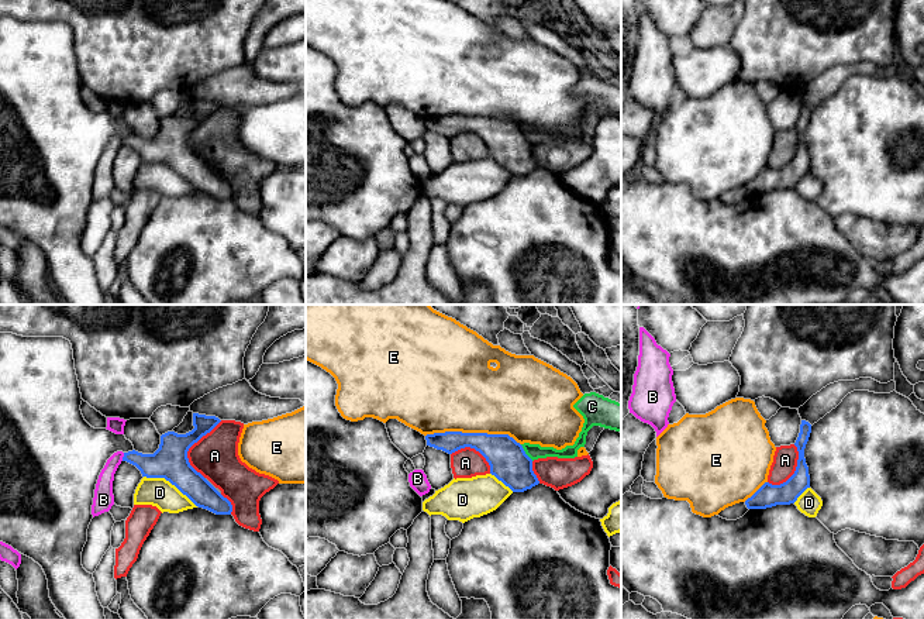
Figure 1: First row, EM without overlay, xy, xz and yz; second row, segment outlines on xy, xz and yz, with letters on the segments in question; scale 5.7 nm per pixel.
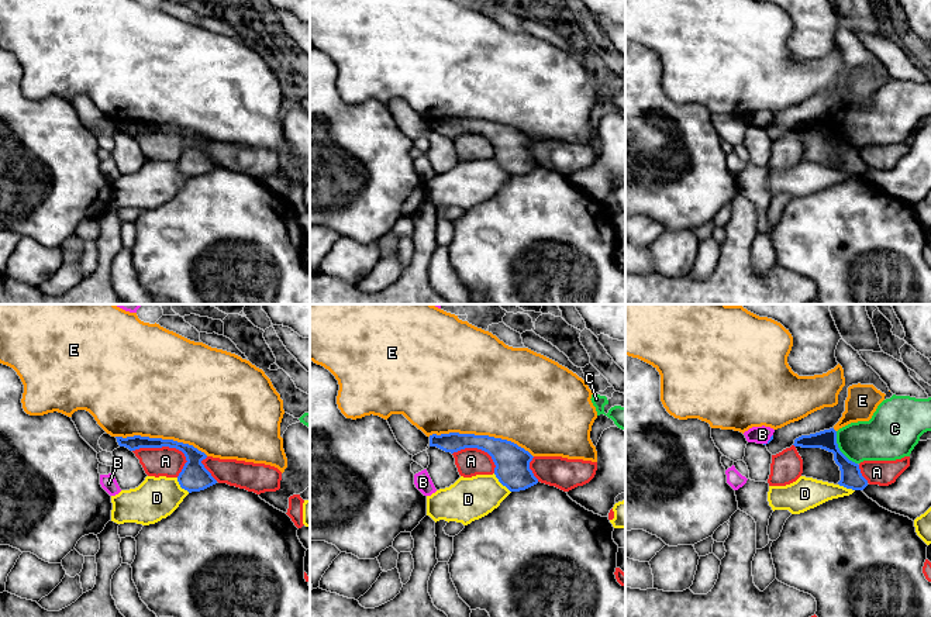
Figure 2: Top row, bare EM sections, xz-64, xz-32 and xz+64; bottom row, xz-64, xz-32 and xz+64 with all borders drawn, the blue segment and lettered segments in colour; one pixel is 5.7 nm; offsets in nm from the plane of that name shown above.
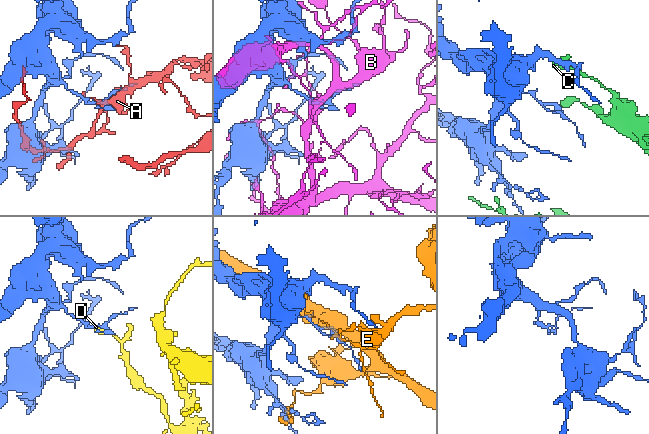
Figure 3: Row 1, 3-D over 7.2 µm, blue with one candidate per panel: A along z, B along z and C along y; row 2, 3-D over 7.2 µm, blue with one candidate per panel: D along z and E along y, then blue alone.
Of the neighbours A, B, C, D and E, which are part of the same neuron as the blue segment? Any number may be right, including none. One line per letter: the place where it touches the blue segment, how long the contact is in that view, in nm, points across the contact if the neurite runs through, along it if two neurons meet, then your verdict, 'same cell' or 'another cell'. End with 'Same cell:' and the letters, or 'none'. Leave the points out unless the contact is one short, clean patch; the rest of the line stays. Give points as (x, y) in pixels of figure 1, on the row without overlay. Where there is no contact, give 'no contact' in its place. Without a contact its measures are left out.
A: contact xy (190, 130); length 340 nm; another cell
B: contact xy (123, 141); length 50 nm; another cell
C: contact xz (524, 137); length 120 nm; border xz (520, 129), (533, 144); another cell
D: contact xy (171, 167); length 360 nm; border xy (144, 160), (168, 164), (196, 191); another cell
E: contact xz (473, 117); length 550 nm; another cell
Same cell: none

